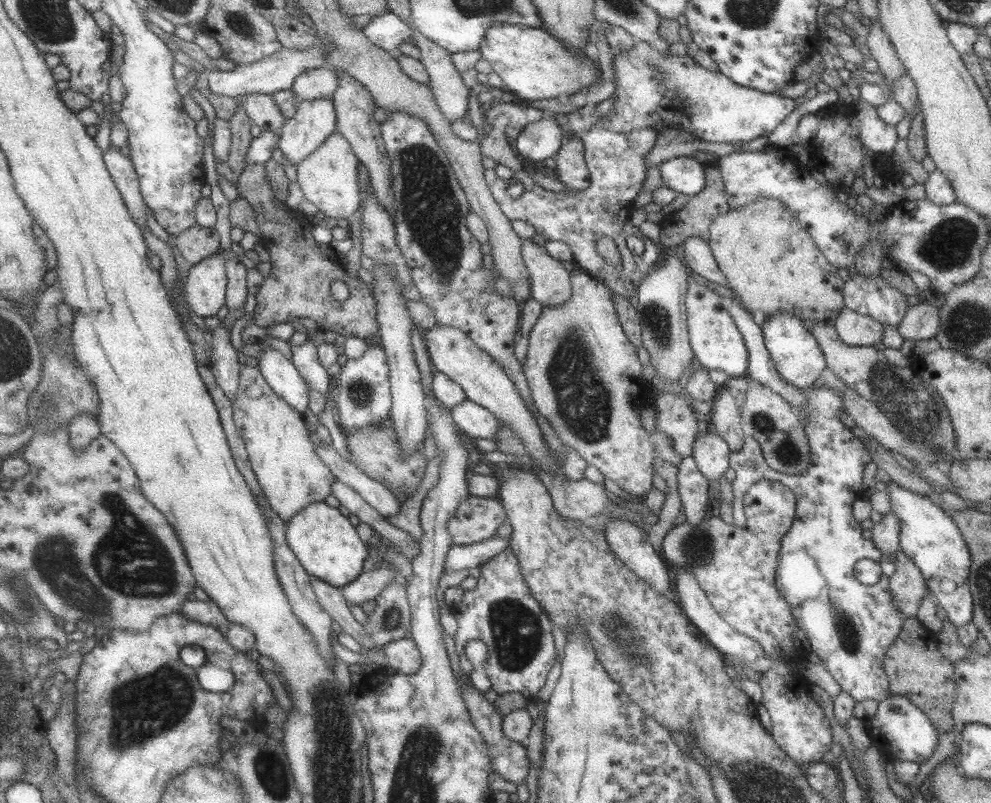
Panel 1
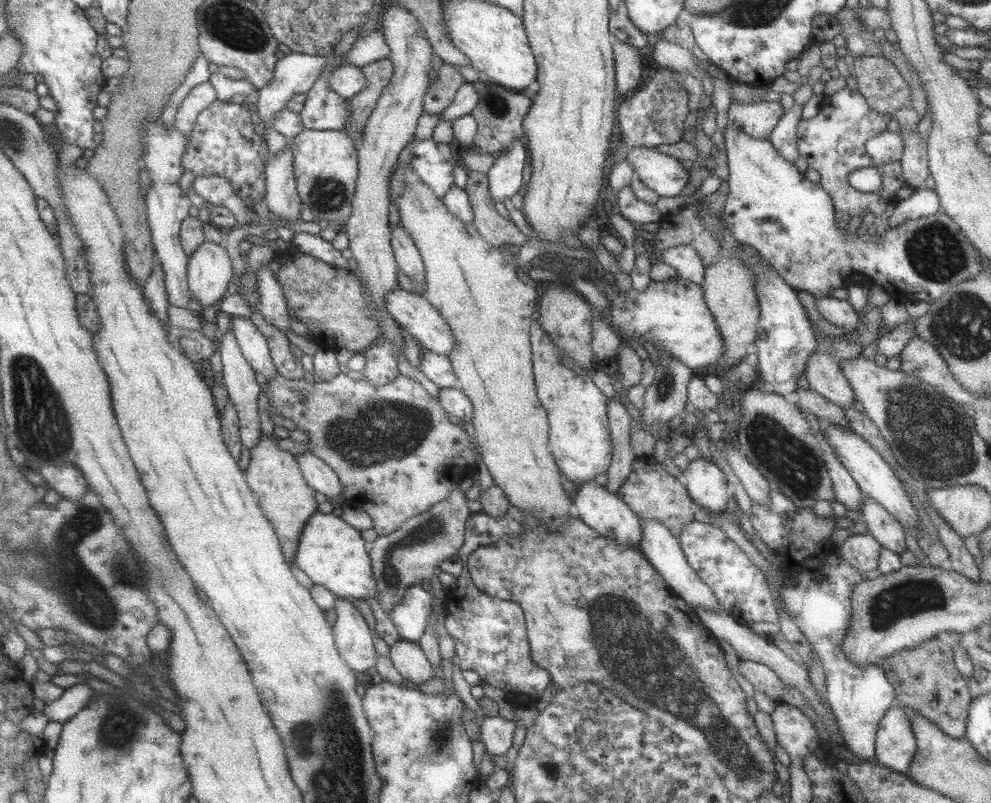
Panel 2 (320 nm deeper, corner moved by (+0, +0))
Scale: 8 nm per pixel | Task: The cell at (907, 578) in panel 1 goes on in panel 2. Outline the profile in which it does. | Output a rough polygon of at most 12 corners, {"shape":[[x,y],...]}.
{"shape":[[864,496],[867,533],[898,556],[906,549],[899,522]]}

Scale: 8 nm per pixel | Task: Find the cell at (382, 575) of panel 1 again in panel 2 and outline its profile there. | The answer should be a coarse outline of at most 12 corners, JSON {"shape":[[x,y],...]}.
{"shape":[[337,598],[332,631],[354,672],[373,668],[371,629],[350,600]]}

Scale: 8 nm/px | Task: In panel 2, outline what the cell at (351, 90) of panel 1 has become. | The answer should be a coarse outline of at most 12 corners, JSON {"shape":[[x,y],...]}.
{"shape":[[400,222],[390,231],[397,268],[423,296],[424,264]]}

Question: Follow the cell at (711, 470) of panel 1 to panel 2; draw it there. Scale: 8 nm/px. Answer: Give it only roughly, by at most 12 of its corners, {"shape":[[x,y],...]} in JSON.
{"shape":[[698,458],[680,473],[696,508],[727,510],[727,482]]}

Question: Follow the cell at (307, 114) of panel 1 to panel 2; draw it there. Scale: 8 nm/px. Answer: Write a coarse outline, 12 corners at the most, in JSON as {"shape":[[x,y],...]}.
{"shape":[[292,152],[269,154],[263,168],[263,201],[291,223],[302,204],[295,187]]}

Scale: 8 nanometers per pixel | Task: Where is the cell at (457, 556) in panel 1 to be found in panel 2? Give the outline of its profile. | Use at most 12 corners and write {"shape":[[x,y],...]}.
{"shape":[[411,586],[388,612],[400,637],[419,640],[432,610],[427,588]]}

